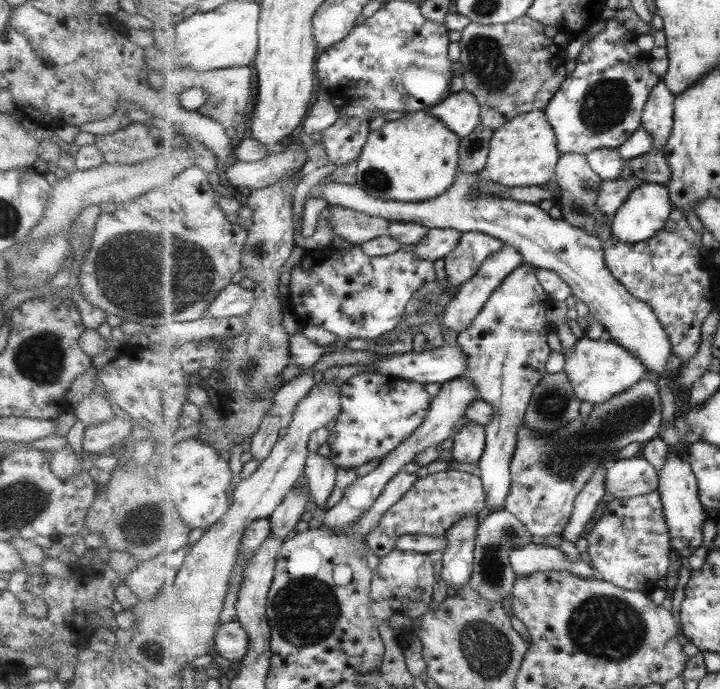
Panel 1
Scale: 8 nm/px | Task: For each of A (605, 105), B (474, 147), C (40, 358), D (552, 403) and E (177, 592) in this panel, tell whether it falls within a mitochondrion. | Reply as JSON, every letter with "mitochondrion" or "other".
{"A":"mitochondrion","B":"mitochondrion","C":"mitochondrion","D":"mitochondrion","E":"mitochondrion"}

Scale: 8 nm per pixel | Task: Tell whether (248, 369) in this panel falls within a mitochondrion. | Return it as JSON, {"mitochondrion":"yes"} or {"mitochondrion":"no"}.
{"mitochondrion":"yes"}

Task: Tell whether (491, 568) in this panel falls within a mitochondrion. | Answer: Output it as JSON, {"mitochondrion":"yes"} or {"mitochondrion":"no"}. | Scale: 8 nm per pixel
{"mitochondrion":"yes"}

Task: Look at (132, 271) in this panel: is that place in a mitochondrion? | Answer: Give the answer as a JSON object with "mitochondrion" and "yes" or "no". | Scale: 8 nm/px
{"mitochondrion":"yes"}

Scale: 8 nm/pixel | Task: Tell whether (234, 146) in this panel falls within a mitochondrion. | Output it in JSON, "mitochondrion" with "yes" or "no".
{"mitochondrion":"no"}

